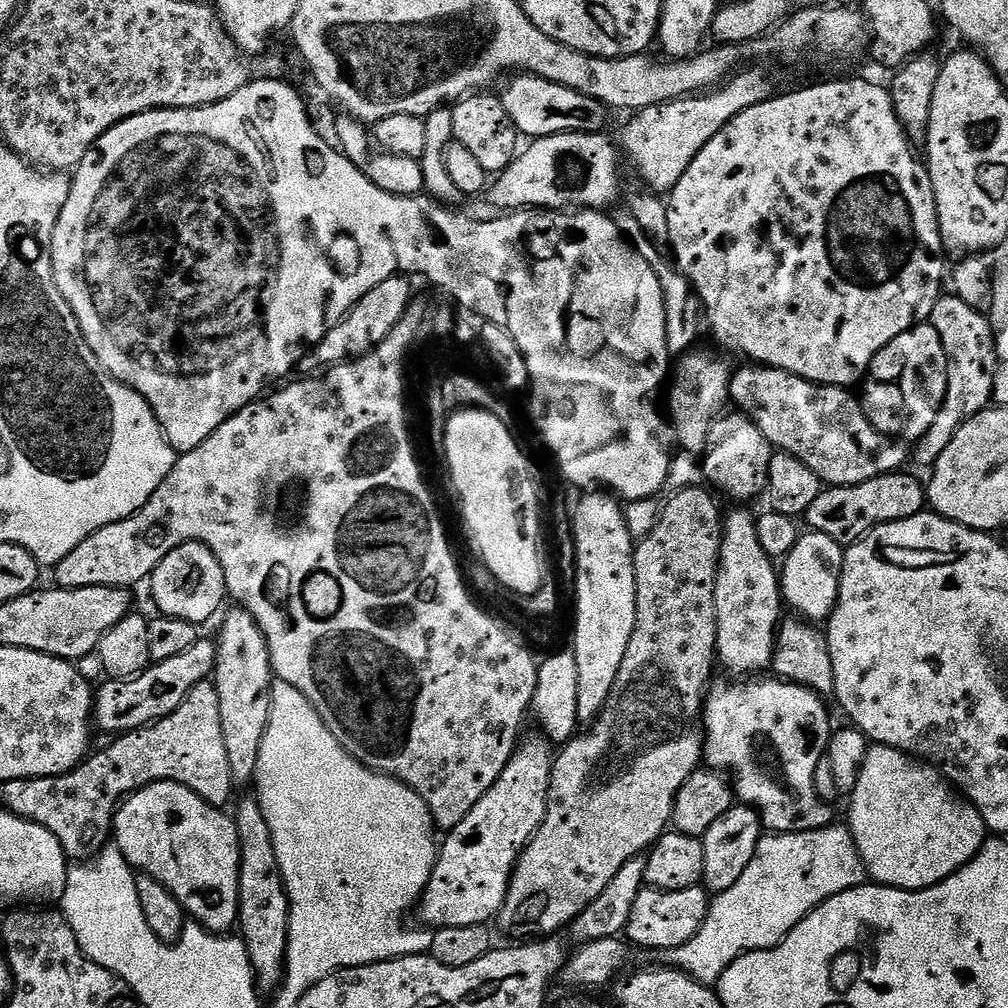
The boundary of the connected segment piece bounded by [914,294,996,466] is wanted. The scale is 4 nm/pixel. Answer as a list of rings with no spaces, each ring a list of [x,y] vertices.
[[[944,294],[934,306],[930,322],[934,330],[938,330],[938,338],[942,338],[942,346],[946,350],[948,385],[938,418],[934,418],[934,426],[930,426],[915,445],[916,452],[914,448],[914,460],[925,466],[935,464],[942,450],[950,446],[950,438],[958,434],[963,424],[993,403],[996,377],[996,333],[992,331],[991,319],[985,313],[974,310],[974,306],[966,306],[962,298]]]

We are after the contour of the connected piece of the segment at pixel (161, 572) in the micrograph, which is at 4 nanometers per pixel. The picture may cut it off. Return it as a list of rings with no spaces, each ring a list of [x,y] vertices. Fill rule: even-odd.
[[[192,540],[189,544],[178,546],[158,562],[151,574],[152,600],[156,603],[156,612],[170,618],[182,618],[197,626],[204,623],[223,606],[226,601],[226,578],[218,558],[204,544]]]

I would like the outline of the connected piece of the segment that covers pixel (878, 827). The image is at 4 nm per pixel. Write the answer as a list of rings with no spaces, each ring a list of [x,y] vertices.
[[[872,744],[869,747],[858,786],[854,786],[850,800],[852,805],[848,808],[846,824],[852,829],[852,837],[867,875],[875,883],[885,884],[887,888],[913,892],[934,886],[966,866],[966,862],[978,854],[986,839],[984,819],[976,807],[959,795],[936,768],[885,744]]]

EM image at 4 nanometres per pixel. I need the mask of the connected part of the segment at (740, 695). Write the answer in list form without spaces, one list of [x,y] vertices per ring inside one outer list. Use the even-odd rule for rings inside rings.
[[[744,678],[739,682],[717,679],[709,687],[702,713],[703,763],[717,772],[730,773],[734,781],[735,799],[755,808],[769,833],[809,832],[827,828],[834,820],[833,805],[819,800],[814,790],[814,770],[818,762],[825,759],[828,739],[834,731],[834,723],[828,717],[828,708],[824,705],[825,697],[801,684],[792,684],[789,680],[760,679],[764,678]]]

